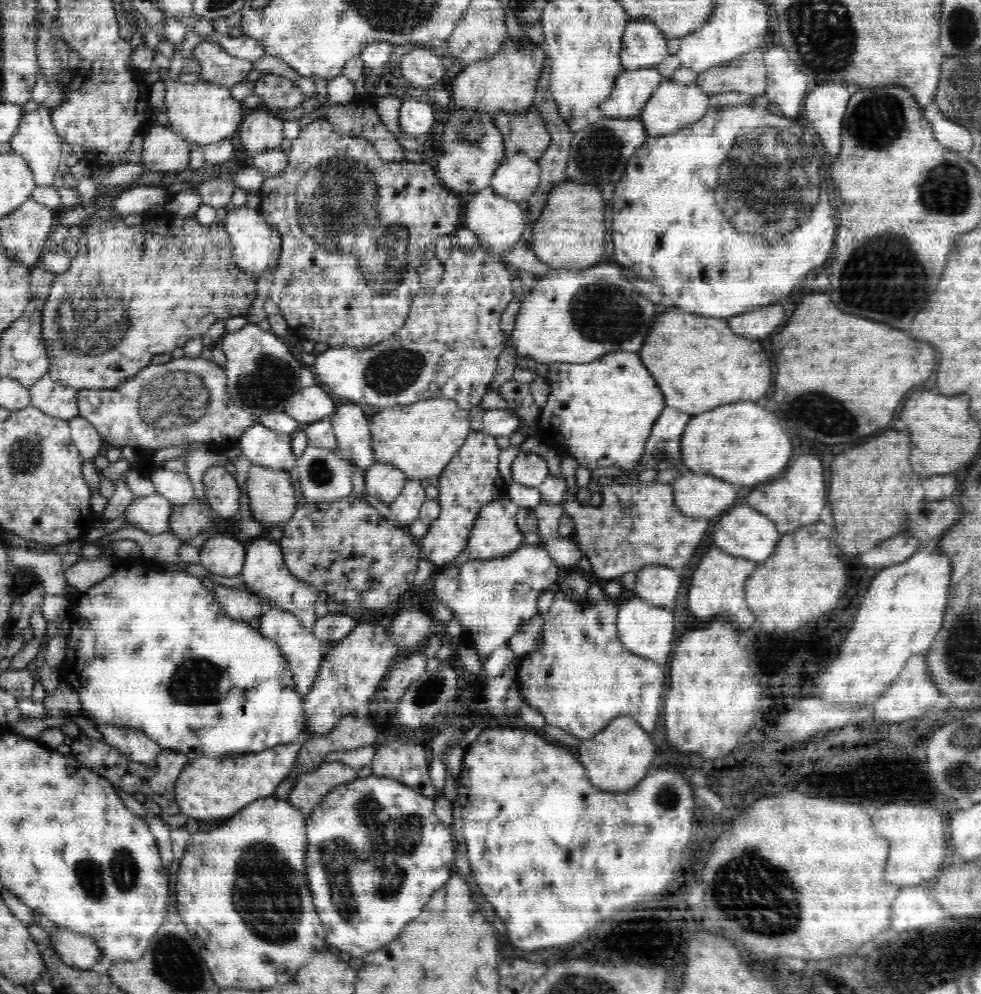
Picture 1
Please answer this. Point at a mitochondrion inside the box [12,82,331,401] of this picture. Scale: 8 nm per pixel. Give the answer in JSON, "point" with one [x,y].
{"point":[93,317]}

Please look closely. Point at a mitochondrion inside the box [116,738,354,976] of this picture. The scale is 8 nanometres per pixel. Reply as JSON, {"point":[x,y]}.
{"point":[263,889]}

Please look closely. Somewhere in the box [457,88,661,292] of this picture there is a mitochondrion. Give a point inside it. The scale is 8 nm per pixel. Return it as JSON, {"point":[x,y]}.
{"point":[597,157]}

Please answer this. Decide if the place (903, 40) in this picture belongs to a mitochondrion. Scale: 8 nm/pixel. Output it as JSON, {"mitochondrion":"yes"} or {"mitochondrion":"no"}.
{"mitochondrion":"no"}

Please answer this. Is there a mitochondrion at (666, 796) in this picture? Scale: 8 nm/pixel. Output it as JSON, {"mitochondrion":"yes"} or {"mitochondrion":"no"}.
{"mitochondrion":"yes"}

